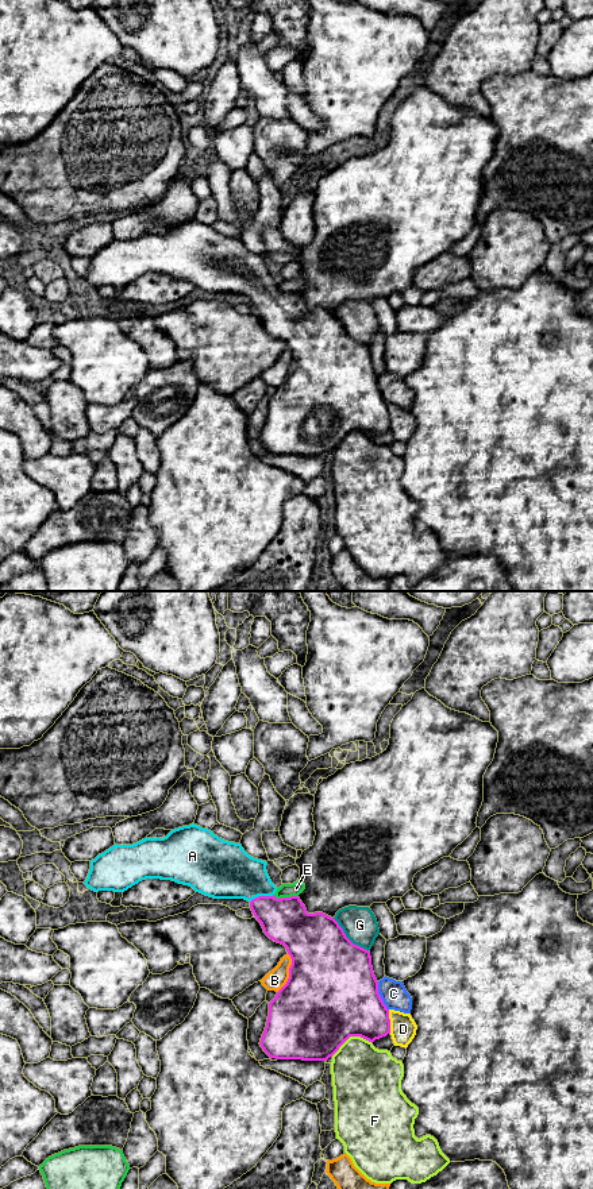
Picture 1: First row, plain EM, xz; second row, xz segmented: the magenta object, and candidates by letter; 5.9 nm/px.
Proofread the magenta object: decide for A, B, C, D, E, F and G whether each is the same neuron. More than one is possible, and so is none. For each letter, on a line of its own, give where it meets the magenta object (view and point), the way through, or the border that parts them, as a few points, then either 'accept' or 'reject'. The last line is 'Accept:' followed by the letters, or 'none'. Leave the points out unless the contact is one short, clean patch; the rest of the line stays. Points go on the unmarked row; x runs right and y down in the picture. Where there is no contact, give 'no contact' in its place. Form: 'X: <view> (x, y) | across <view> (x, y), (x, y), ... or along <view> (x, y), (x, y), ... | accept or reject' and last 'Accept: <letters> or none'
A: xz (261, 292) | across xz (285, 316), (261, 292), (241, 271), (227, 267) | accept
B: xz (289, 369) | reject
C: xz (380, 392) | reject
D: xz (389, 417) | reject
E: xz (285, 293) | reject
F: xz (351, 431) | reject
G: xz (347, 334) | reject
Accept: A

